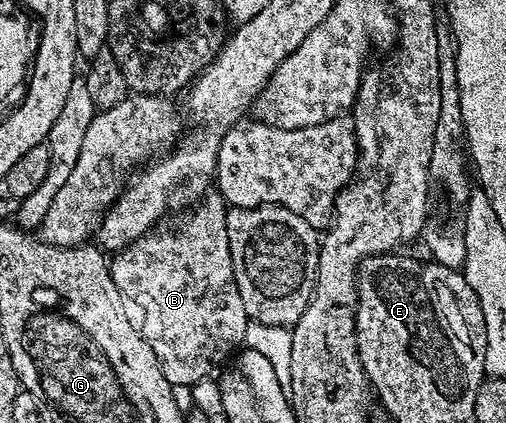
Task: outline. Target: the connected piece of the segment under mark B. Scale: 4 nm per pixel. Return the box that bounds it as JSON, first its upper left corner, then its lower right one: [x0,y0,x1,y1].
[110,190,250,386]

